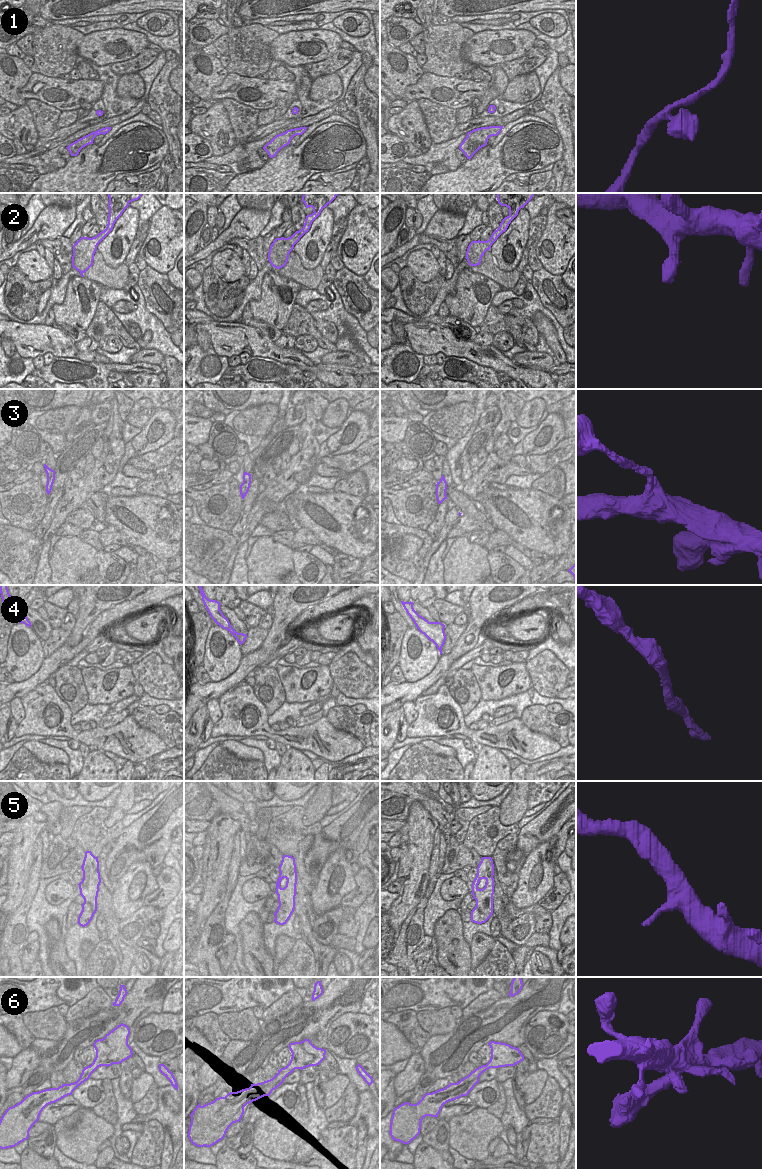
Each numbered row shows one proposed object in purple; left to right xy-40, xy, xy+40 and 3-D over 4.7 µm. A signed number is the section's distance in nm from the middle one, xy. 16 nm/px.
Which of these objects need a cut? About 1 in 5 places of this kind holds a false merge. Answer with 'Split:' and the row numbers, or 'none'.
Split: none

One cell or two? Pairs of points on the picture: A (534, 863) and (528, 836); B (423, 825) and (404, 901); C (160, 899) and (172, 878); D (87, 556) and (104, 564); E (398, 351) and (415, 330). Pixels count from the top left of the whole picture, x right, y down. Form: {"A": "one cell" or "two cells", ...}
{"A": "two cells", "B": "one cell", "C": "one cell", "D": "two cells", "E": "two cells"}

